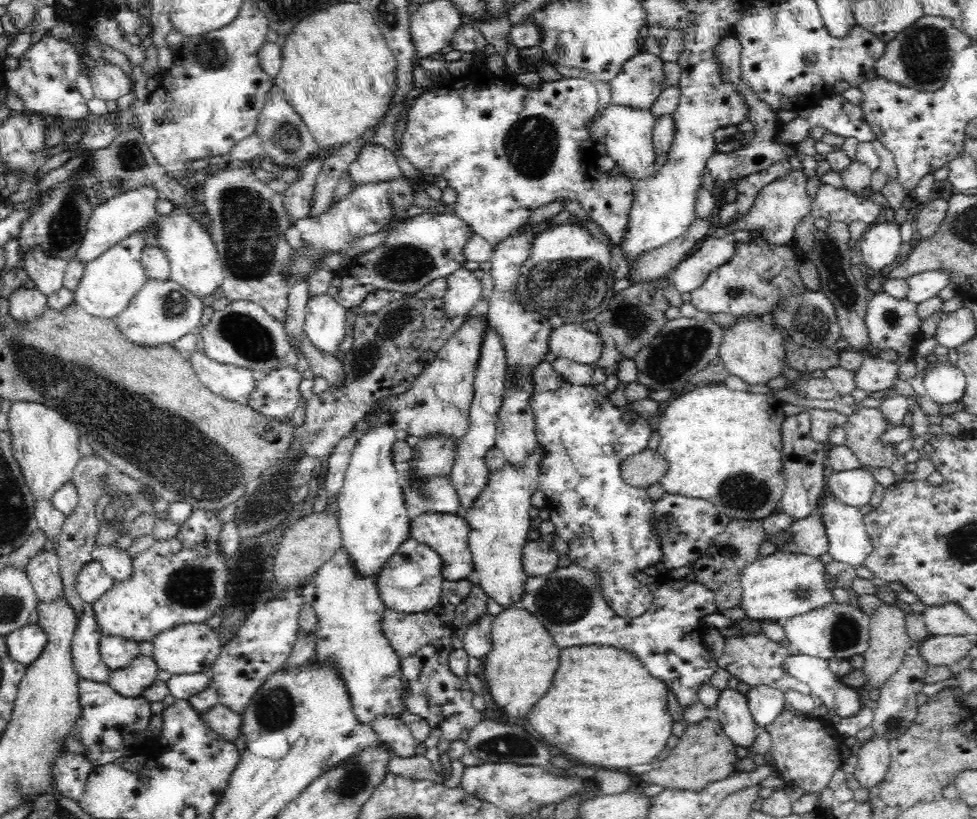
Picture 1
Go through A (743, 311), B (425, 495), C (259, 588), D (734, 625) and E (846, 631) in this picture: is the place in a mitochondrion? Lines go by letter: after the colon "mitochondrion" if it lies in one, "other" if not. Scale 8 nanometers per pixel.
A: other
B: mitochondrion
C: other
D: other
E: mitochondrion

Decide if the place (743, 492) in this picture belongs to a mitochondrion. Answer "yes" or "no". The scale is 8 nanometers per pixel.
yes

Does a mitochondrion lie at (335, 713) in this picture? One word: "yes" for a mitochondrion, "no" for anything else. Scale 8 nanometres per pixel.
no

